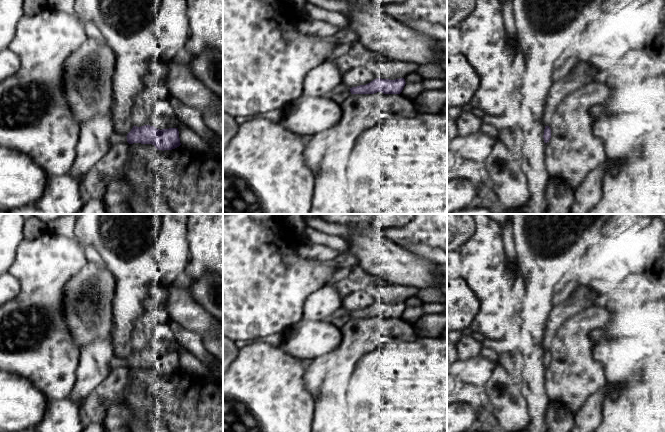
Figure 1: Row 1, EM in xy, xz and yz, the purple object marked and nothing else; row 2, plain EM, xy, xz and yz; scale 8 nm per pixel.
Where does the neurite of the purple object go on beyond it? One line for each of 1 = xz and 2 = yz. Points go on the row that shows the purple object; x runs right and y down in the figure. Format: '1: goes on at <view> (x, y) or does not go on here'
1: does not go on here
2: does not go on here

